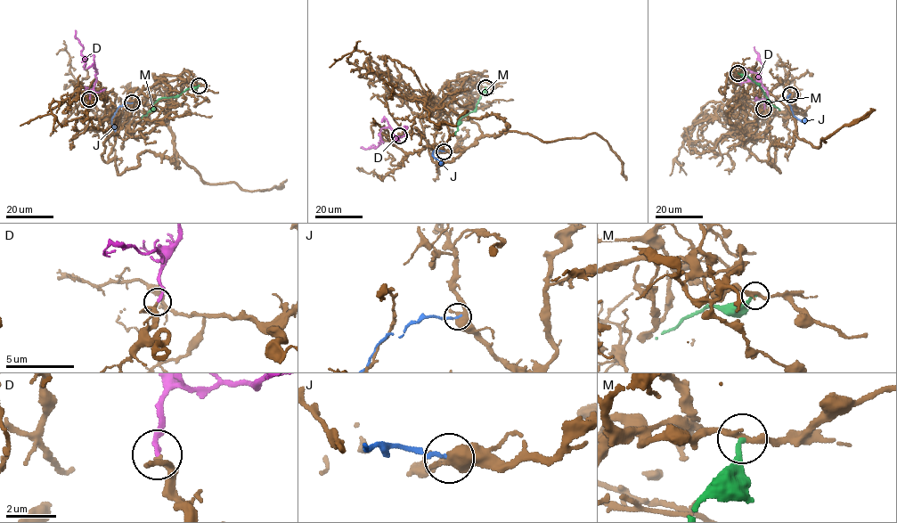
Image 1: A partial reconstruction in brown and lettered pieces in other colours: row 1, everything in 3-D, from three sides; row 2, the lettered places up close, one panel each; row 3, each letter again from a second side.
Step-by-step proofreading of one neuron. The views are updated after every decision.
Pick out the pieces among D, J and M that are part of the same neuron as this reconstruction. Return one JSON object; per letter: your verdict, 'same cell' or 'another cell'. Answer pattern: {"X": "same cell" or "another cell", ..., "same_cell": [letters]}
{"D": "same cell", "J": "another cell", "M": "another cell", "same_cell": ["D"]}

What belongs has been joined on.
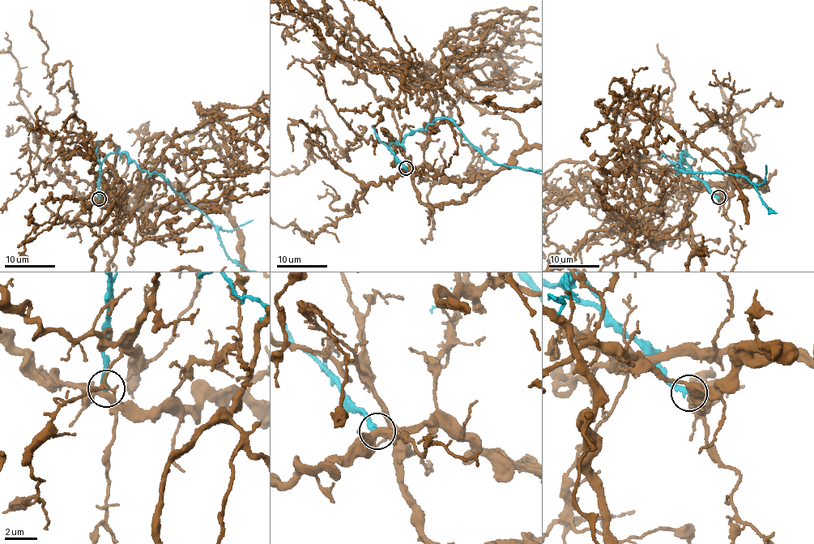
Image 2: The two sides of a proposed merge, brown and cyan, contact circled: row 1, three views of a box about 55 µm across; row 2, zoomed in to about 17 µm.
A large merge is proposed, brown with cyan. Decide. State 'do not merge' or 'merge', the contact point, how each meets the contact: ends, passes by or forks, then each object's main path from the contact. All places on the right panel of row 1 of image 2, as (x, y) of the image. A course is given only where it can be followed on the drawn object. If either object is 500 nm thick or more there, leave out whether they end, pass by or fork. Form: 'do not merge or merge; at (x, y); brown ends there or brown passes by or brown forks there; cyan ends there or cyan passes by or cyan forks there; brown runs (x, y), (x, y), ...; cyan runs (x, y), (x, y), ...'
do not merge; at (718, 197); brown passes by; cyan ends there

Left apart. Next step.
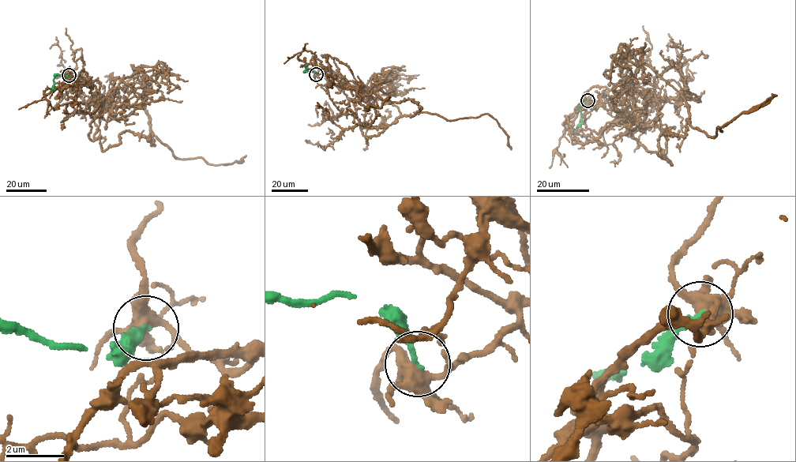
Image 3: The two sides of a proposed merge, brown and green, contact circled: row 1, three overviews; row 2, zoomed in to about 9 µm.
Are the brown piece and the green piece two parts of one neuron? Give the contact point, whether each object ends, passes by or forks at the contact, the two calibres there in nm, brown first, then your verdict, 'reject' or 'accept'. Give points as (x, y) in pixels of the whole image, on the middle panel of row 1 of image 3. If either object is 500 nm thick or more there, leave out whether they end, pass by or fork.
at (316, 74); brown forks there; green ends there; 420 nm thick on the brown side, 180 nm on the other; reject

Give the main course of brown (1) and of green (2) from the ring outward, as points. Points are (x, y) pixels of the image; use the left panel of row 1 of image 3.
1: (69, 75), (82, 69), (97, 78), (97, 103), (143, 108), (151, 133), (178, 158), (218, 165), (245, 157)
2: (69, 75), (57, 74), (50, 92)

